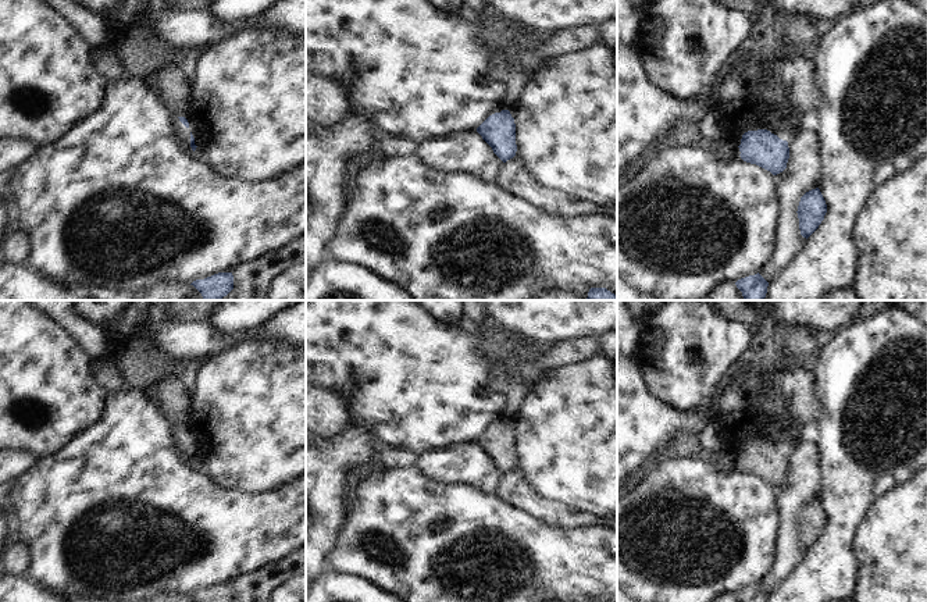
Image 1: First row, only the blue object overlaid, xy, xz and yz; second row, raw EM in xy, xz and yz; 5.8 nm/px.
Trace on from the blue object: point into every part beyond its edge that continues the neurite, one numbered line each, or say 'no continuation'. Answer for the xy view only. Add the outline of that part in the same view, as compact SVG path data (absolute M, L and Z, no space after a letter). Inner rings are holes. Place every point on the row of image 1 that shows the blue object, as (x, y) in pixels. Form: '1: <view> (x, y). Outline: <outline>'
no continuation.

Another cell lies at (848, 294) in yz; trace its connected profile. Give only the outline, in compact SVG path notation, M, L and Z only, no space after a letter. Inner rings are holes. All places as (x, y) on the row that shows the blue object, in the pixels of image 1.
M848 286L845 289L837 289L820 300L859 300L858 293L853 286Z

